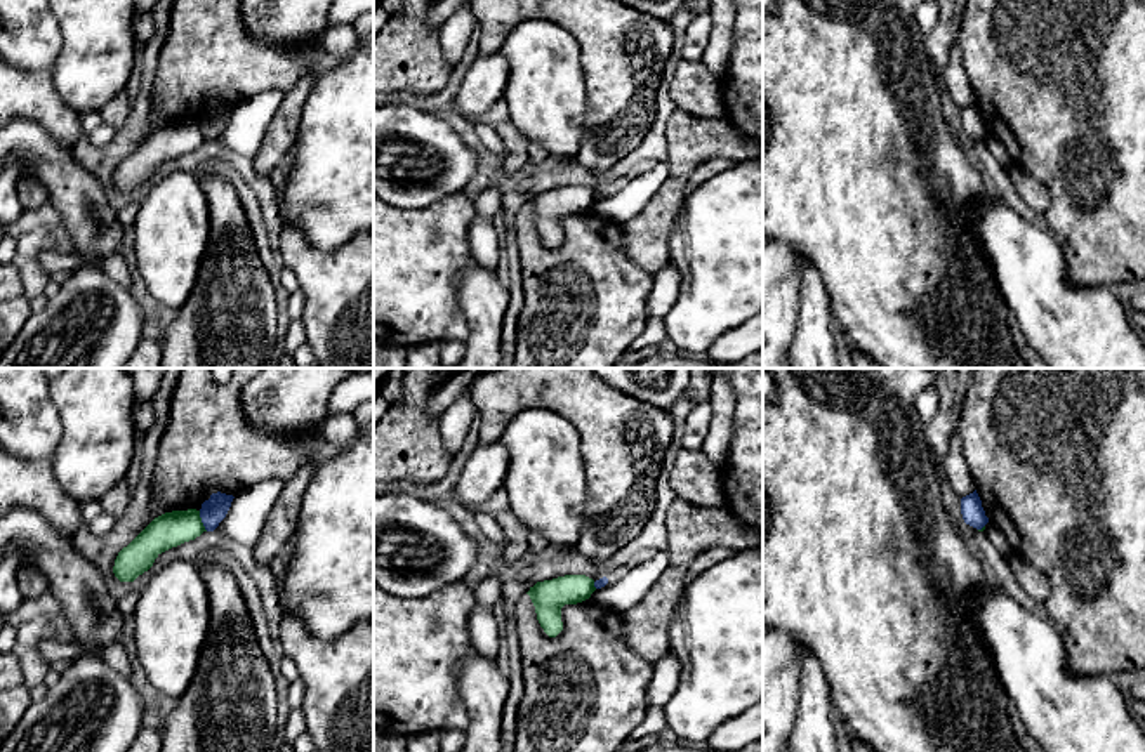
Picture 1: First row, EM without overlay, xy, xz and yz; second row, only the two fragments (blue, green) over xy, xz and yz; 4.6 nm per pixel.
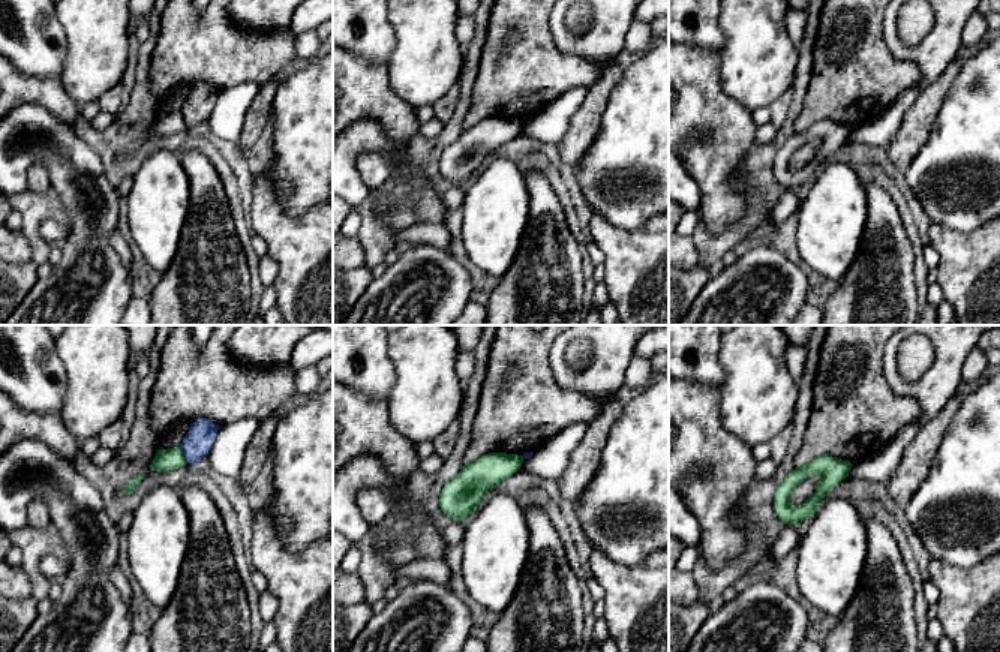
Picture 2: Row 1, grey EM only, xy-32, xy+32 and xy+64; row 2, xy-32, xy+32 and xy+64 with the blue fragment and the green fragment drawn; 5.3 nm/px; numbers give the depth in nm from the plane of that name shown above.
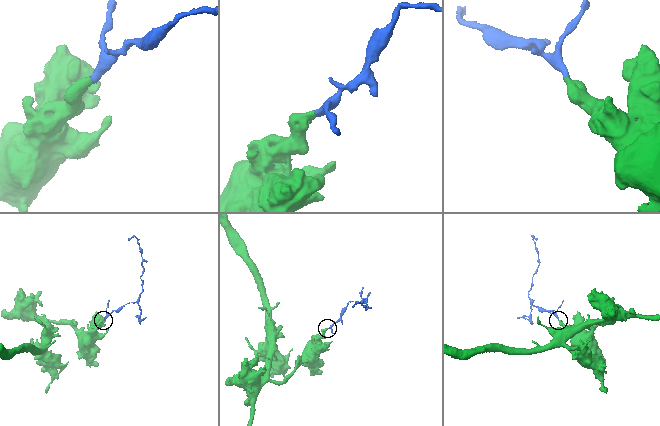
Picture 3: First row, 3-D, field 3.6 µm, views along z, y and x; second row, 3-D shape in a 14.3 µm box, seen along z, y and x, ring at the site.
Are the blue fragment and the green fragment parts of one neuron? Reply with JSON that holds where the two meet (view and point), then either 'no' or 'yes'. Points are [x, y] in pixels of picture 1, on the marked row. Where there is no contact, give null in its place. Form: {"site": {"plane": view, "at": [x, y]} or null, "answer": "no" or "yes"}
{"site": {"plane": "xy", "at": [202, 521]}, "answer": "no"}

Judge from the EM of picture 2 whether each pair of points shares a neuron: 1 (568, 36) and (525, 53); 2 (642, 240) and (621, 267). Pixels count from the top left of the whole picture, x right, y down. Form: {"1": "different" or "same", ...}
{"1": "different", "2": "same"}

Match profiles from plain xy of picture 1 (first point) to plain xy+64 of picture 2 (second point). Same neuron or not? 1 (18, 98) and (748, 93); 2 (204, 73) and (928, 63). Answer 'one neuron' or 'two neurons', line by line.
1: two neurons
2: two neurons

